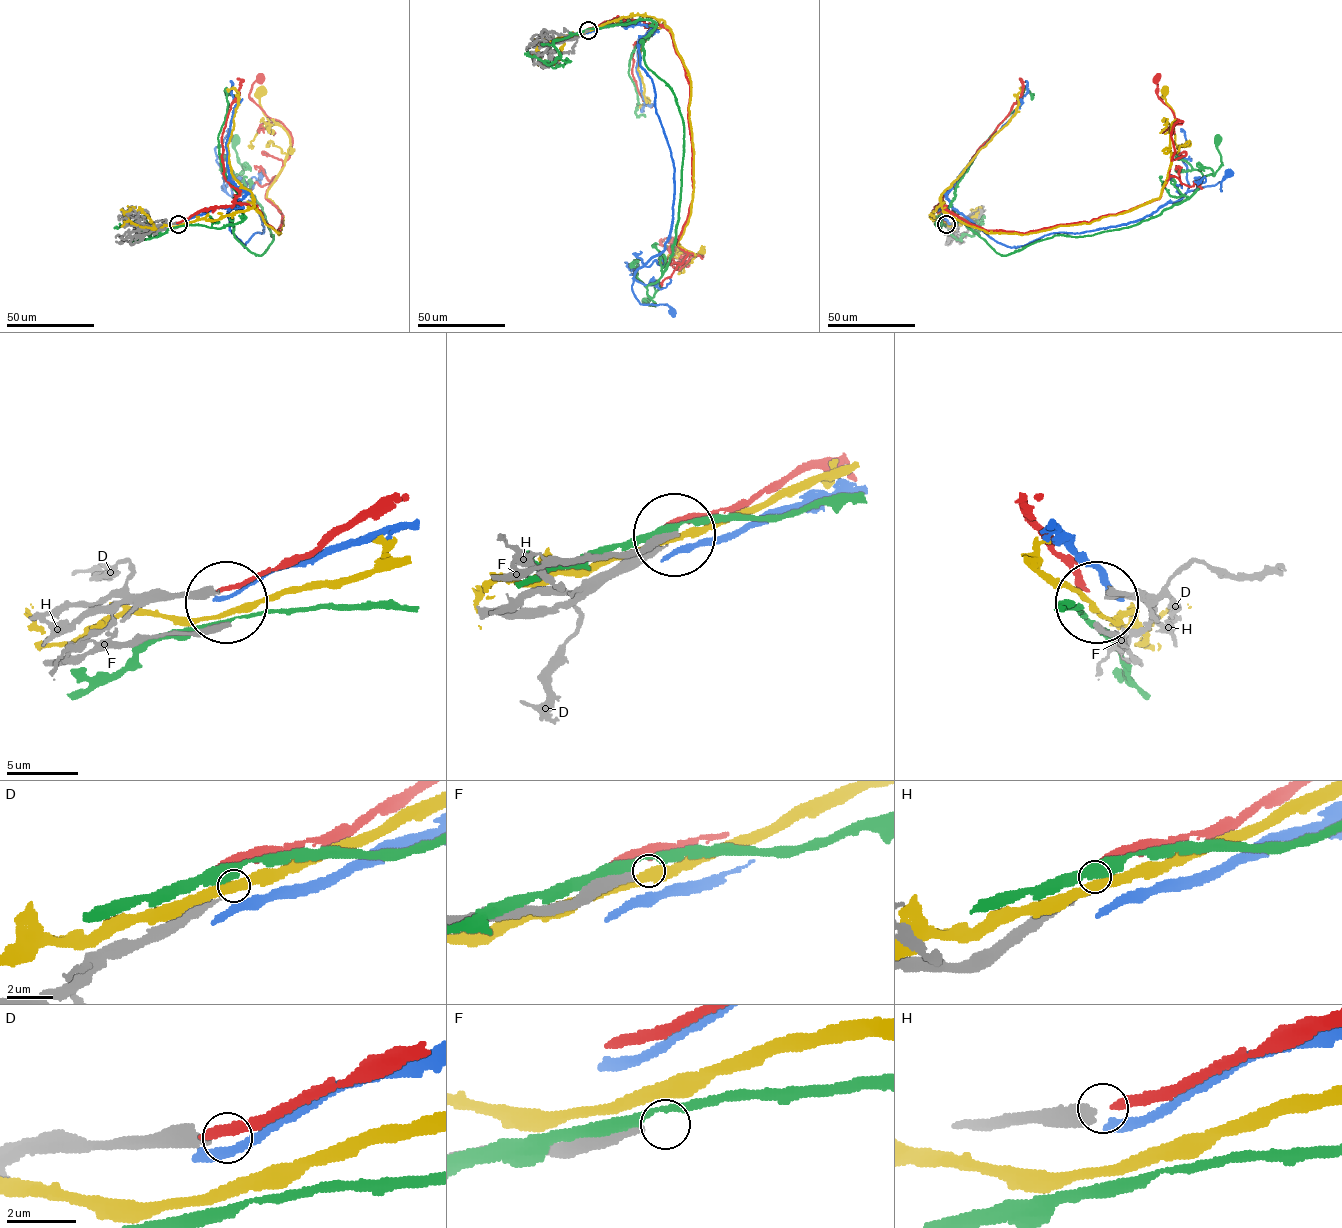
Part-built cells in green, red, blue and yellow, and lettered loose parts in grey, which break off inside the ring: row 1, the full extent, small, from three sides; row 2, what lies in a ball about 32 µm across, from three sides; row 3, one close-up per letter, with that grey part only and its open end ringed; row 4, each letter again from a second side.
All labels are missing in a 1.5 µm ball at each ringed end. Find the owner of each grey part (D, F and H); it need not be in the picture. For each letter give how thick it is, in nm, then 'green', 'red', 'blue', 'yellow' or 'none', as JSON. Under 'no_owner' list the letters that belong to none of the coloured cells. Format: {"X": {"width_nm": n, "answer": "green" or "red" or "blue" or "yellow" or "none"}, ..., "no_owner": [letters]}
{"D": {"width_nm": 300, "answer": "none"}, "F": {"width_nm": 380, "answer": "none"}, "H": {"width_nm": 440, "answer": "none"}, "no_owner": ["D", "F", "H"]}

